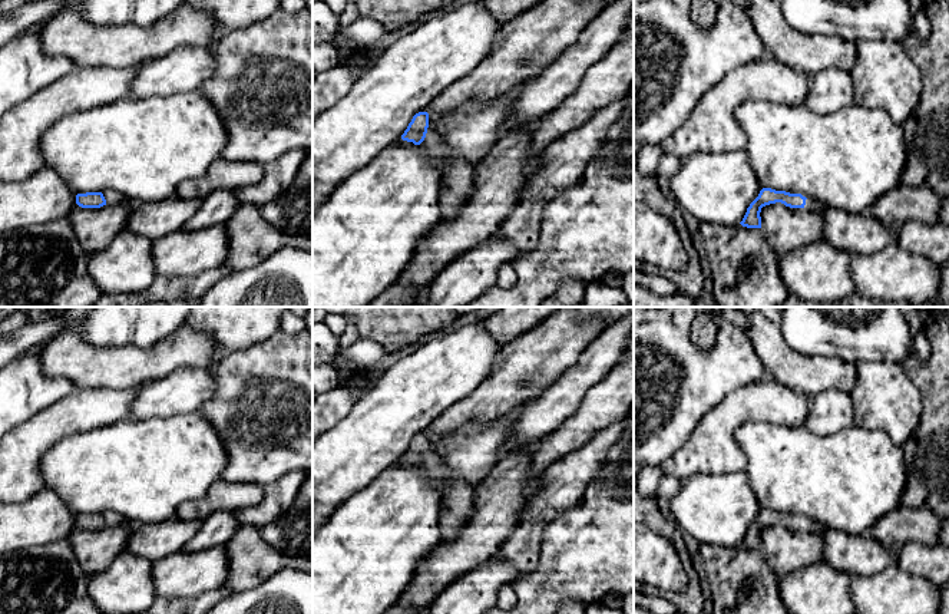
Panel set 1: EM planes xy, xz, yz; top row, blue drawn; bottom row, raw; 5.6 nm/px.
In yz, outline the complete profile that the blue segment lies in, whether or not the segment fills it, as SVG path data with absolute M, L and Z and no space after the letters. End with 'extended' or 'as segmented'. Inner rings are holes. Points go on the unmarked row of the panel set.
M763 509L758 518L747 529L747 534L740 545L747 549L761 549L761 529L776 524L781 524L790 529L806 529L814 535L824 535L827 531L821 524L806 519L801 515Z; extended

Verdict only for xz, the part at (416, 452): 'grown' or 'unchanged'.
grown

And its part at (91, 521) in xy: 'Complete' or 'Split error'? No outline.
Split error

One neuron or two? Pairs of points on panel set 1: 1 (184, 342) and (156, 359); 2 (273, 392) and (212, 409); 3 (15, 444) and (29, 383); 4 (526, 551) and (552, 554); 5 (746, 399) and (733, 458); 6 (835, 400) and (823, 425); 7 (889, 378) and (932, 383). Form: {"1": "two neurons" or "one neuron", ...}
{"1": "one neuron", "2": "one neuron", "3": "two neurons", "4": "two neurons", "5": "one neuron", "6": "one neuron", "7": "two neurons"}

